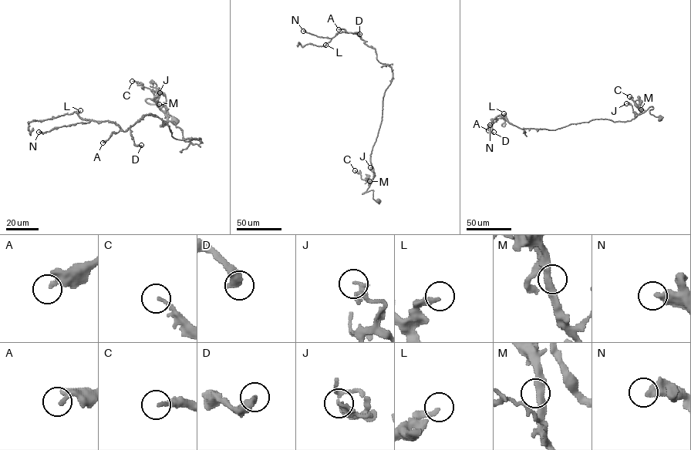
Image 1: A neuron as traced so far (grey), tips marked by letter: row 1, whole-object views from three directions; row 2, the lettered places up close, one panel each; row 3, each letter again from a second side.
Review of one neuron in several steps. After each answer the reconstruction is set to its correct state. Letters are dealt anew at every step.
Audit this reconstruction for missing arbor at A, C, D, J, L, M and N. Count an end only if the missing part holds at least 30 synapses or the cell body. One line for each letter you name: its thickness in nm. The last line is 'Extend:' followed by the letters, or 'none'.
Extend: none

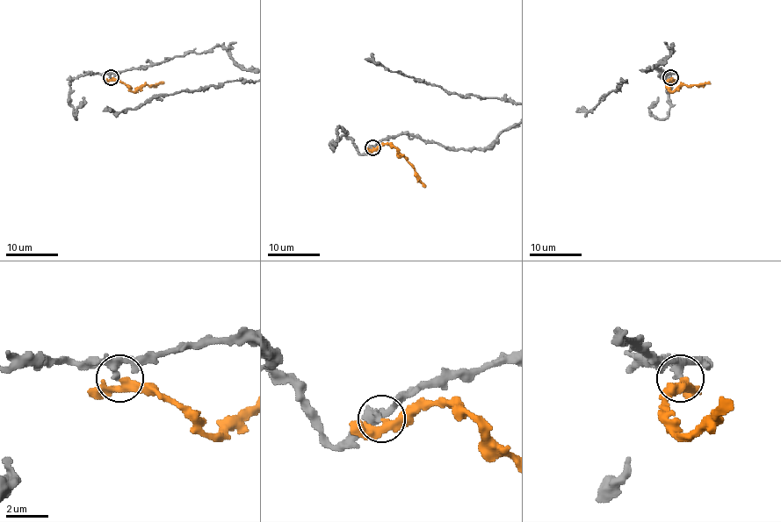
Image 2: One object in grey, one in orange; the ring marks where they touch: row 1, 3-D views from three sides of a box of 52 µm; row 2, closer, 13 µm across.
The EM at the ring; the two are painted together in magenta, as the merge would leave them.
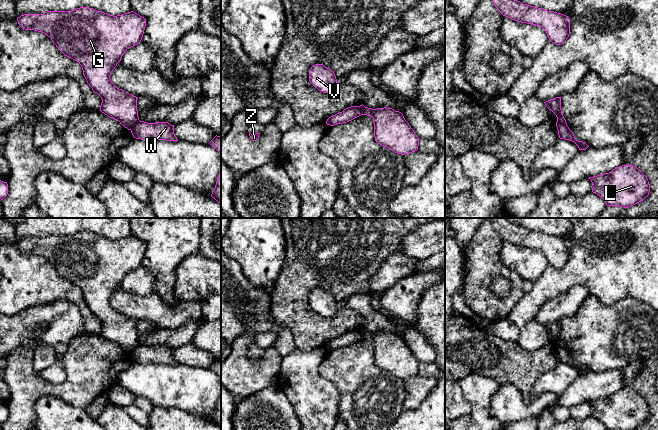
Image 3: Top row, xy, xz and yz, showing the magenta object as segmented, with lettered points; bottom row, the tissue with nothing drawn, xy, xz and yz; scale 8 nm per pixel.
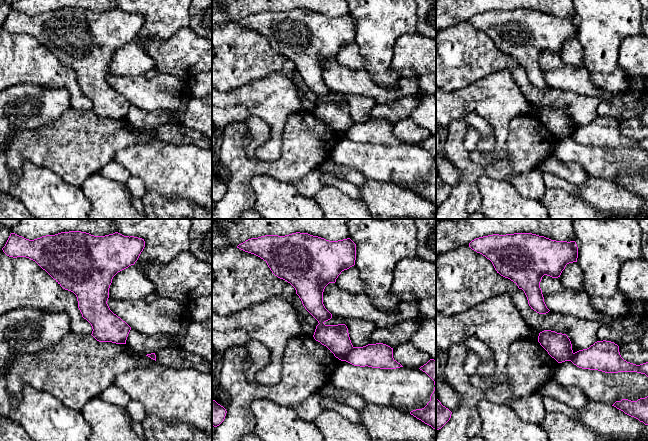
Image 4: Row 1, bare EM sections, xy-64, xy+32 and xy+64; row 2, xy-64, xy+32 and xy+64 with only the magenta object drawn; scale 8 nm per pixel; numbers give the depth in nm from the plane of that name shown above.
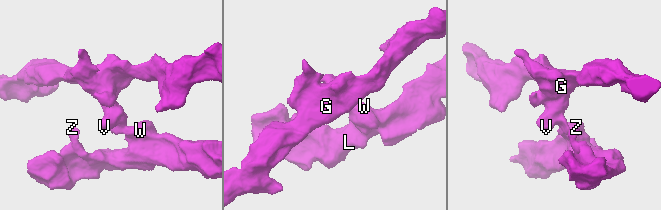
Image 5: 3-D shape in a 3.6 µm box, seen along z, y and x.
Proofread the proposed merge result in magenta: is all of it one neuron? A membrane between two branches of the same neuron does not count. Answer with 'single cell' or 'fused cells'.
fused cells

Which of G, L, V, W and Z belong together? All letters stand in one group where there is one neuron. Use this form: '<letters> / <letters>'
G V / L W Z

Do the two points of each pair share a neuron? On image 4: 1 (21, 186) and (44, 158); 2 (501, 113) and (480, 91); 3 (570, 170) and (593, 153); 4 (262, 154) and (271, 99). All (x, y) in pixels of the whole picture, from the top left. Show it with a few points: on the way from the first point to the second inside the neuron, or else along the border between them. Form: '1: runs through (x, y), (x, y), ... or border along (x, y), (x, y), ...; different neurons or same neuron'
1: border along (59, 176), (48, 169), (24, 162), (18, 178); different neurons
2: runs through (497, 108), (485, 96); same neuron
3: border along (555, 156), (561, 161), (576, 162), (589, 176); different neurons
4: runs through (275, 140), (274, 113); same neuron

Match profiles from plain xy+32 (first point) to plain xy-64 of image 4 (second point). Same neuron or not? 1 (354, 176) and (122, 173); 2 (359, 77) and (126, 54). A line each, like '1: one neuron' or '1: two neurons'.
1: two neurons
2: two neurons

